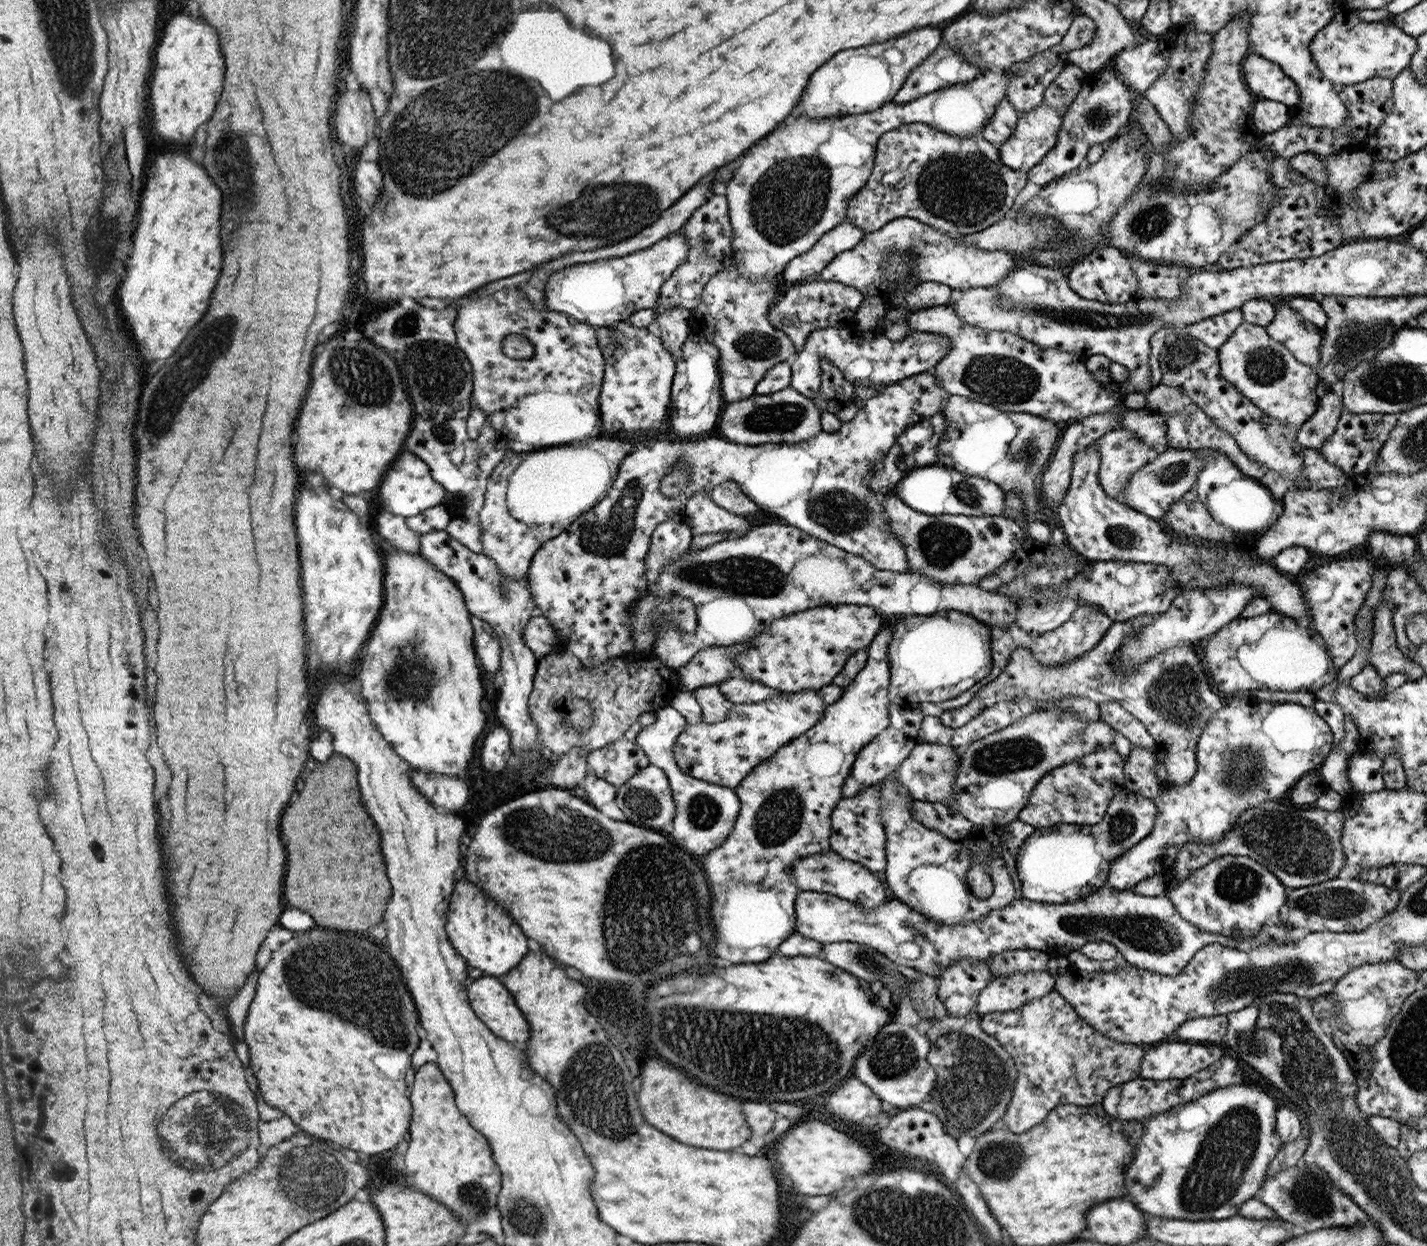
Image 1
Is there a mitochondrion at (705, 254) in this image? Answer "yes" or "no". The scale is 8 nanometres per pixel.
yes

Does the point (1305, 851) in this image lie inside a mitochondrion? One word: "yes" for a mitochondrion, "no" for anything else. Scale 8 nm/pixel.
yes

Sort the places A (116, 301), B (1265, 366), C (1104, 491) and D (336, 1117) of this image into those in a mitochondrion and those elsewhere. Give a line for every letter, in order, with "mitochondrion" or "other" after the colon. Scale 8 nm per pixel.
A: other
B: mitochondrion
C: other
D: other

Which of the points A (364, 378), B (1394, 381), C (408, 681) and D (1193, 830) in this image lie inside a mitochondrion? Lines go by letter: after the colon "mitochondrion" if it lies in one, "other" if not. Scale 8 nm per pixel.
A: mitochondrion
B: mitochondrion
C: mitochondrion
D: other

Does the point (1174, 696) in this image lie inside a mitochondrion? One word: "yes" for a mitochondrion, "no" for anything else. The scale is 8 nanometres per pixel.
yes

